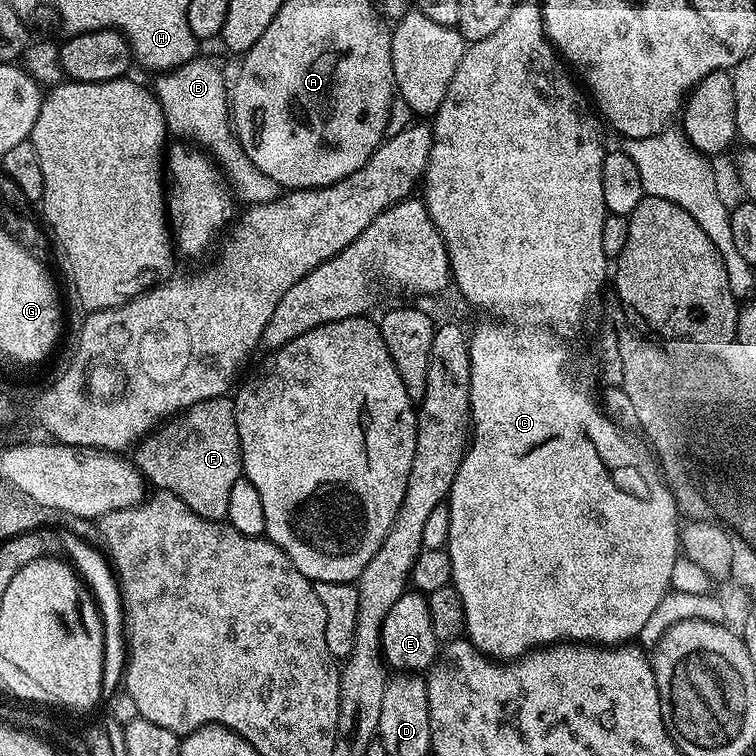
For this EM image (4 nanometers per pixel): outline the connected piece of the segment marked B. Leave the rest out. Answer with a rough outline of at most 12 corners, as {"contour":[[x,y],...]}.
{"contour":[[197,58],[159,73],[168,129],[221,164],[235,197],[268,204],[280,184],[234,138],[221,70]]}

